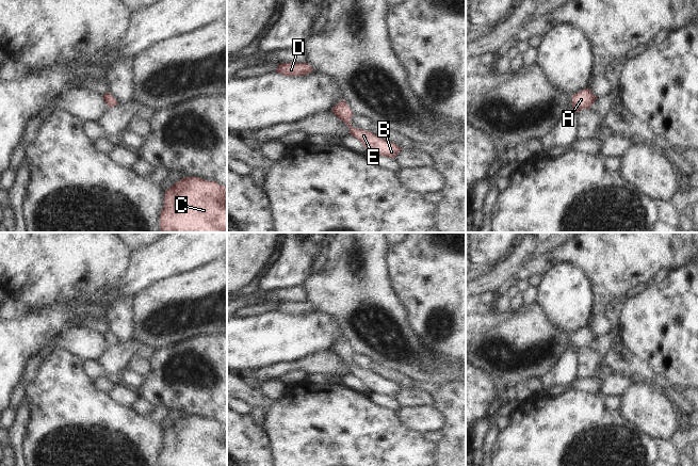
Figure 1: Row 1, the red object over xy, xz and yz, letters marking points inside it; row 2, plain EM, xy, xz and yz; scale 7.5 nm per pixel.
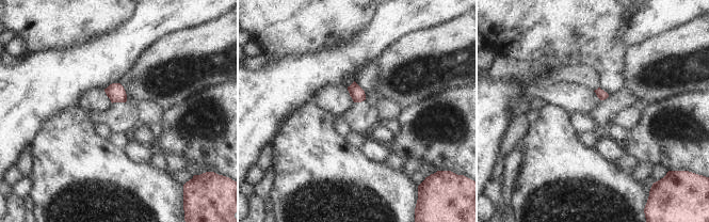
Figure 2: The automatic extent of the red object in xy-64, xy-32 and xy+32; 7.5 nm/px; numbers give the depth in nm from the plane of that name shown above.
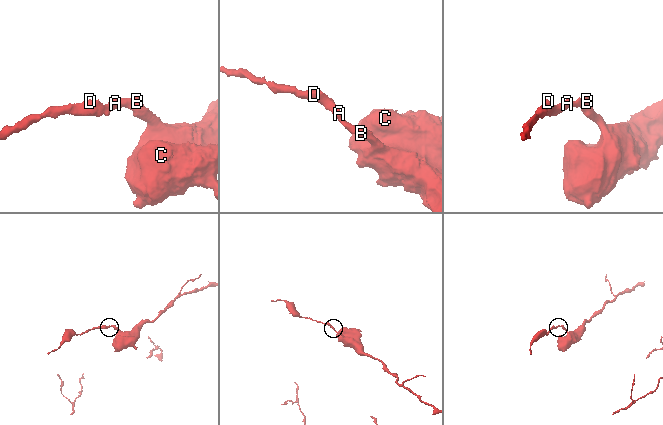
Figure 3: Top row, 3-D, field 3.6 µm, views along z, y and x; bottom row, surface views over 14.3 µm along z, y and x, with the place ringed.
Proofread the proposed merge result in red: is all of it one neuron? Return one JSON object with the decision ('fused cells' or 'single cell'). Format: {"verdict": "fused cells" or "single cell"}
{"verdict": "single cell"}

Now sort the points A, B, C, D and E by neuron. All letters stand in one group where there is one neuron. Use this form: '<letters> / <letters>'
A B C D E

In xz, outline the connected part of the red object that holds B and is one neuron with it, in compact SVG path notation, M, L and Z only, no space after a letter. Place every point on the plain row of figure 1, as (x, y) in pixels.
M345 339L338 341L332 347L332 352L348 365L350 372L360 380L372 393L380 393L383 396L394 398L394 396L402 389L396 383L384 379L380 375L373 373L371 370L354 367L351 363L351 357L354 352Z

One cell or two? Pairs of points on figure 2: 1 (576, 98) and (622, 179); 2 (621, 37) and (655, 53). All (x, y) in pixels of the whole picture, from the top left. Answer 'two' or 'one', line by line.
1: two
2: two

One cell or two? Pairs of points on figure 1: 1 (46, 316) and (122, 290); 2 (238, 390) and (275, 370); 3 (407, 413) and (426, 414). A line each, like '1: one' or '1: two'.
1: one
2: two
3: one

